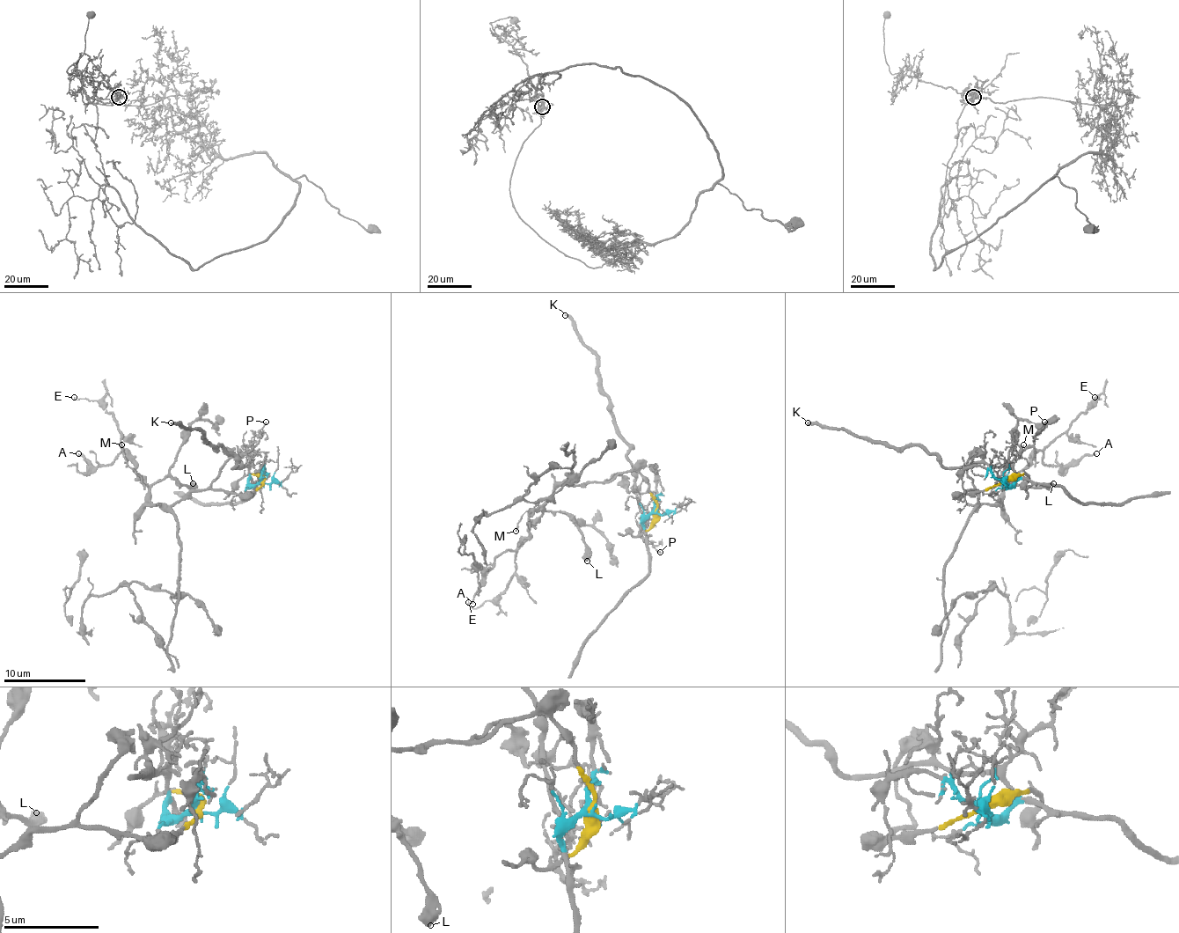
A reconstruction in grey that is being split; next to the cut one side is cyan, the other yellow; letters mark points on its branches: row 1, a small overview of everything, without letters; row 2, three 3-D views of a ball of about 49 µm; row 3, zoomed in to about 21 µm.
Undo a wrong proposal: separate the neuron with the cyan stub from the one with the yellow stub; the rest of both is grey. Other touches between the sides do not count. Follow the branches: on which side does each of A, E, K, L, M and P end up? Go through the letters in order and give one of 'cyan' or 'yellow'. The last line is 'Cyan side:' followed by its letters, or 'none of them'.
A: yellow
E: yellow
K: cyan
L: yellow
M: yellow
P: cyan
Cyan side: K, P

